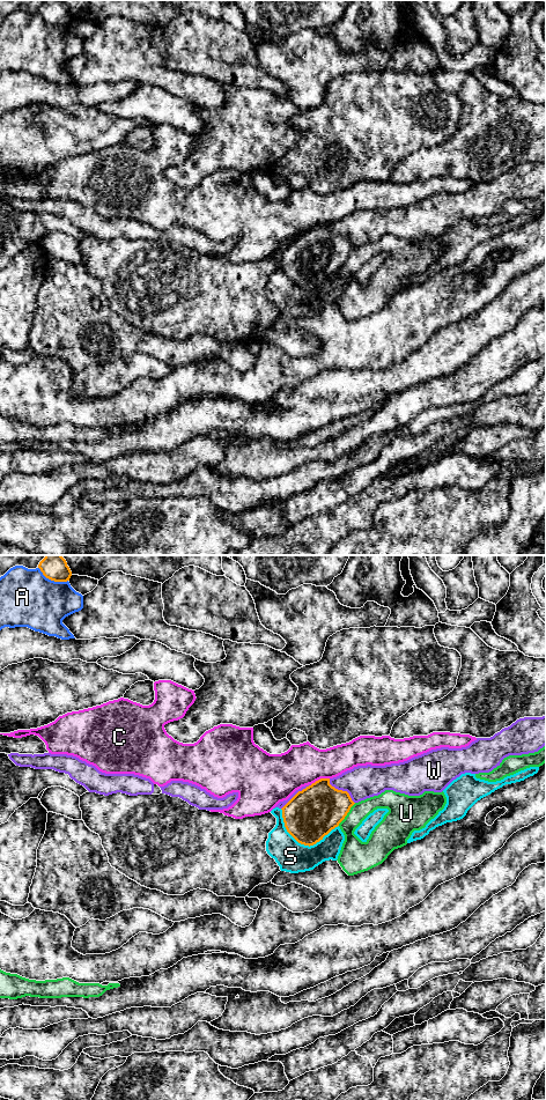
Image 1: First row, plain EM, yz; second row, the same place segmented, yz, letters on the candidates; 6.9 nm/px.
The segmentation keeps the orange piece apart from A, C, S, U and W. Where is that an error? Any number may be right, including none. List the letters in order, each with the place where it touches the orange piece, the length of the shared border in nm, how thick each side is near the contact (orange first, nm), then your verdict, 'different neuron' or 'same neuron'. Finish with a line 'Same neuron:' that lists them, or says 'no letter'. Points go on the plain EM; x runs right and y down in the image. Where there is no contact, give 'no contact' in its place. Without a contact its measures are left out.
A: contact yz (52, 24); length 220 nm; calibres 180 and 380 nm; different neuron
C: contact yz (319, 224); length 140 nm; calibres 360 and 280 nm; different neuron
S: contact yz (302, 288); length 420 nm; calibres 360 and 220 nm; different neuron
U: contact yz (346, 259); length 200 nm; calibres 360 and 170 nm; different neuron
W: contact yz (341, 235); length 260 nm; calibres 360 and 240 nm; different neuron
Same neuron: no letter

